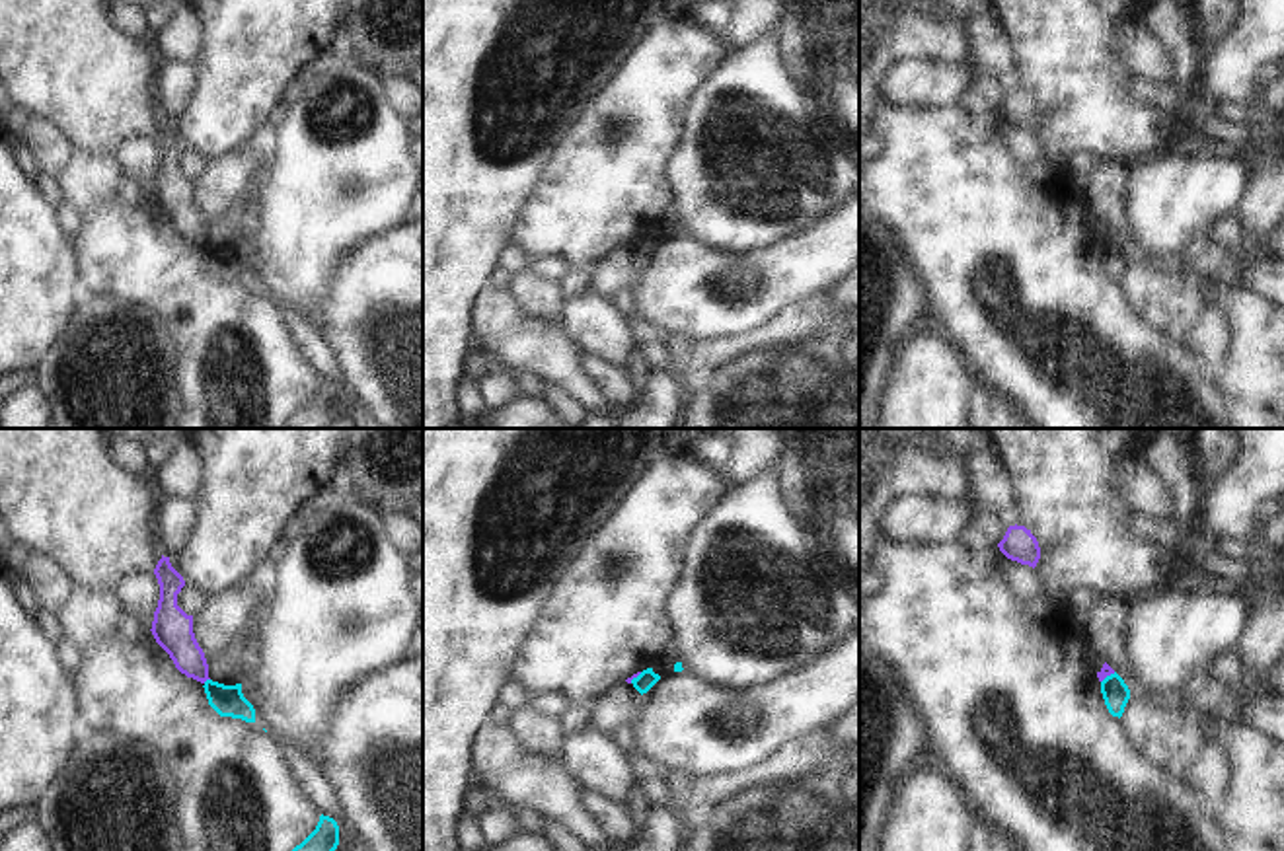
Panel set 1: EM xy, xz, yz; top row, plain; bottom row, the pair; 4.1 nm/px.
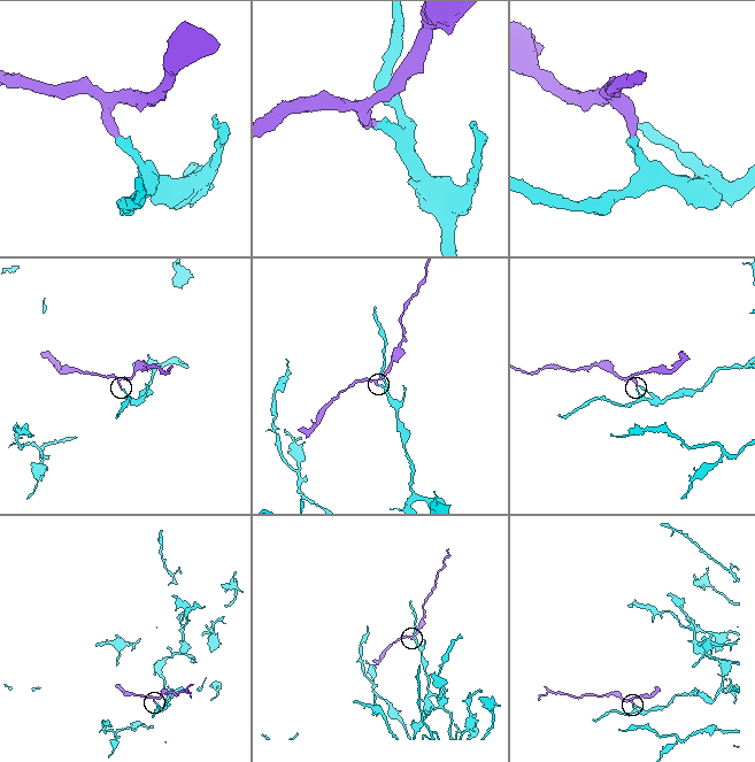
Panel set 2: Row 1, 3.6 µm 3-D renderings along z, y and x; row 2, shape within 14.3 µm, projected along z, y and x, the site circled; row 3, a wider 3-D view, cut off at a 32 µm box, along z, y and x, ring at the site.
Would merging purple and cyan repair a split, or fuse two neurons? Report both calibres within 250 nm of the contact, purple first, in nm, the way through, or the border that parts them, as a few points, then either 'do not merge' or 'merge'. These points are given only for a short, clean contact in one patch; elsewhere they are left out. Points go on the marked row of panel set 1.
160/130 nm | along xy (209, 678), (203, 682) | do not merge

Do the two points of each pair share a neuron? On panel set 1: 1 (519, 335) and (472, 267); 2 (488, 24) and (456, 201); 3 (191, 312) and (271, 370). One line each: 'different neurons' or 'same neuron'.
1: different neurons
2: same neuron
3: same neuron

